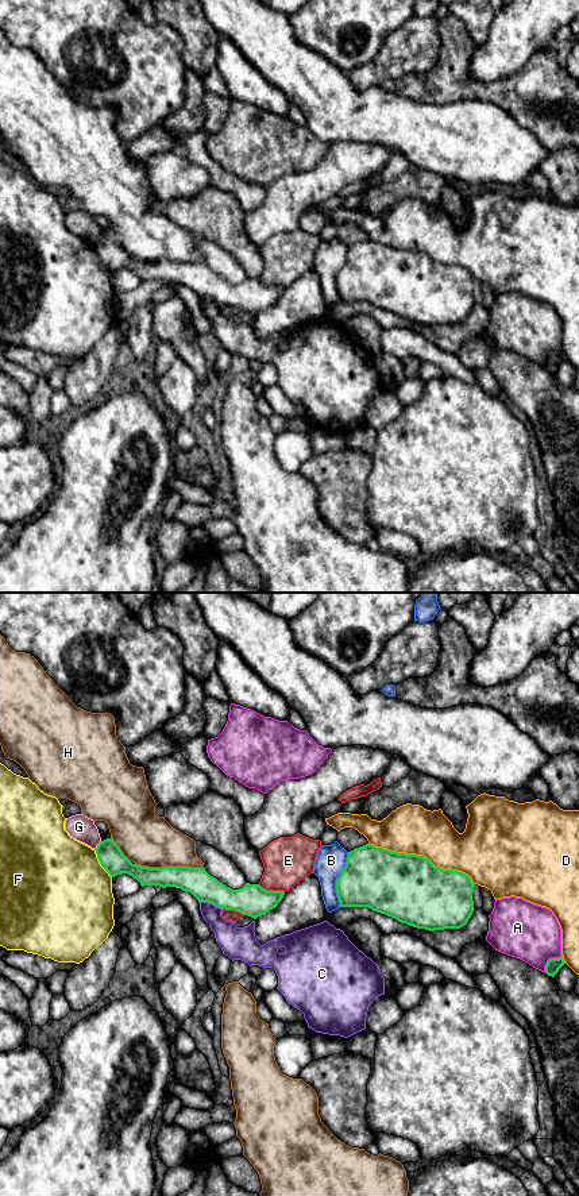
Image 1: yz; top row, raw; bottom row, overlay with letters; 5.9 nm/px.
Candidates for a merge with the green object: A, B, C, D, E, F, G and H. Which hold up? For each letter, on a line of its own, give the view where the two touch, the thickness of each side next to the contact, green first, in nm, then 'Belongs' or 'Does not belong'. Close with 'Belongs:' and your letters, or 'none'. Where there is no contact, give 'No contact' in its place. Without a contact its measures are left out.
A: Touches green in yz. Thickness 90 nm (green) against 340 nm. Does not belong
B: Touches green in yz. Thickness 360 nm (green) against 180 nm. Does not belong
C: Touches green in yz. Thickness 190 nm (green) against 160 nm. Does not belong
D: Touches green in yz. Thickness 400 nm (green) against 300 nm. Does not belong
E: Touches green in yz. Thickness 190 nm (green) against 280 nm. Does not belong
F: Touches green in yz. Thickness 150 nm (green) against 500 nm. Does not belong
G: Touches green in yz. Thickness 150 nm (green) against 150 nm. Does not belong
H: Touches green in yz. Thickness 160 nm (green) against 320 nm. Does not belong
Belongs: none

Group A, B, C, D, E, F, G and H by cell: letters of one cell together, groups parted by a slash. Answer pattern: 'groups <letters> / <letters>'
groups A / B / C / D / E / F / G / H

